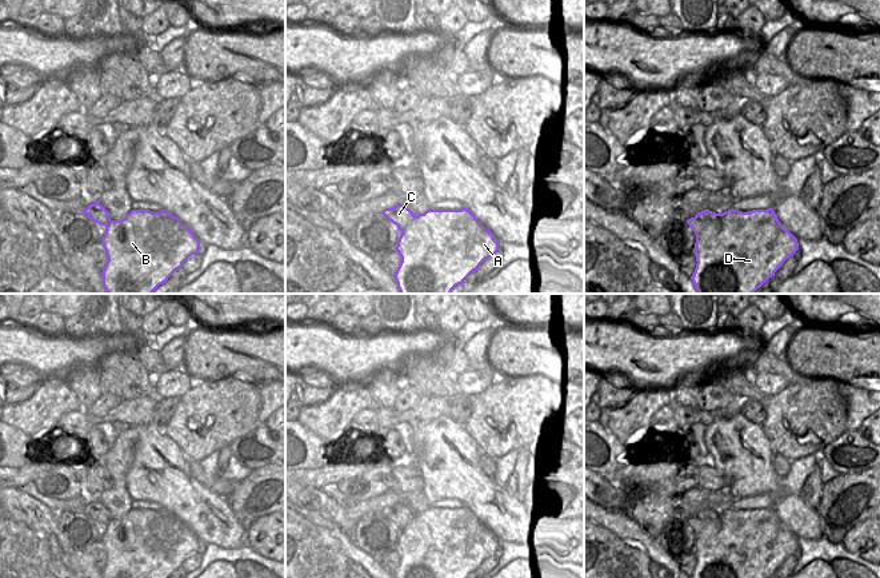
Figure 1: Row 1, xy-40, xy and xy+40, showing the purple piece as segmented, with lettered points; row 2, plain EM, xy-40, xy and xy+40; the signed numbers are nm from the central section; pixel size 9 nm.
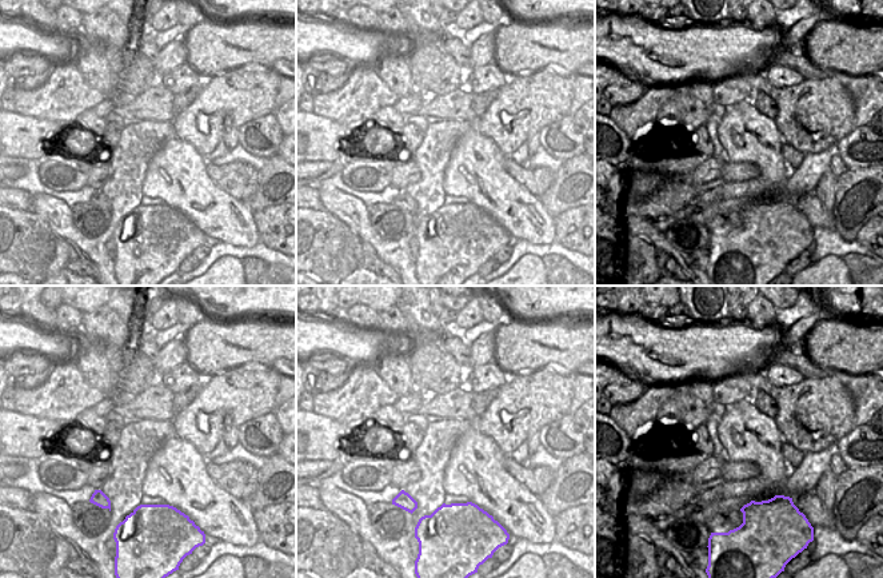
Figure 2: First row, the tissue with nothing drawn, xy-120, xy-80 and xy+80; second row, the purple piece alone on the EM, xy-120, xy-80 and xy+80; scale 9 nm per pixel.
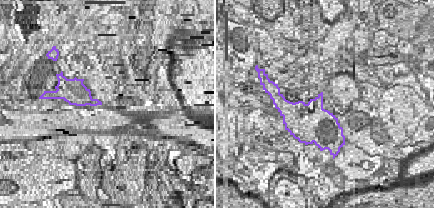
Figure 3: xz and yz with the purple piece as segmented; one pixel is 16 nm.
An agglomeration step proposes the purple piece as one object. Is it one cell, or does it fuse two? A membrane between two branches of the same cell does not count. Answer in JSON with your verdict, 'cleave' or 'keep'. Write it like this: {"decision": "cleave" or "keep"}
{"decision": "cleave"}

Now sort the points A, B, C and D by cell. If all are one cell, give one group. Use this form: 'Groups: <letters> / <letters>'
Groups: A B D / C

